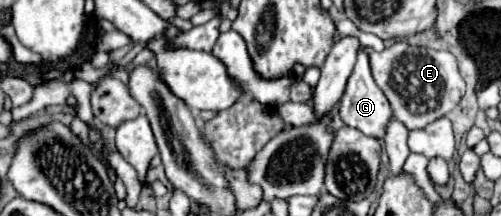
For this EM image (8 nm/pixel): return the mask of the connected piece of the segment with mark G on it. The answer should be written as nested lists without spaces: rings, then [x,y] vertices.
[[[362,50],[358,54],[358,62],[356,68],[352,72],[352,76],[348,78],[344,96],[340,100],[340,118],[346,126],[350,128],[358,128],[360,132],[364,132],[366,136],[374,136],[374,138],[382,138],[384,136],[384,124],[388,124],[388,120],[392,118],[392,108],[386,100],[386,96],[382,94],[382,90],[378,88],[378,84],[374,82],[372,74],[370,74],[370,64],[368,64],[368,54]]]

